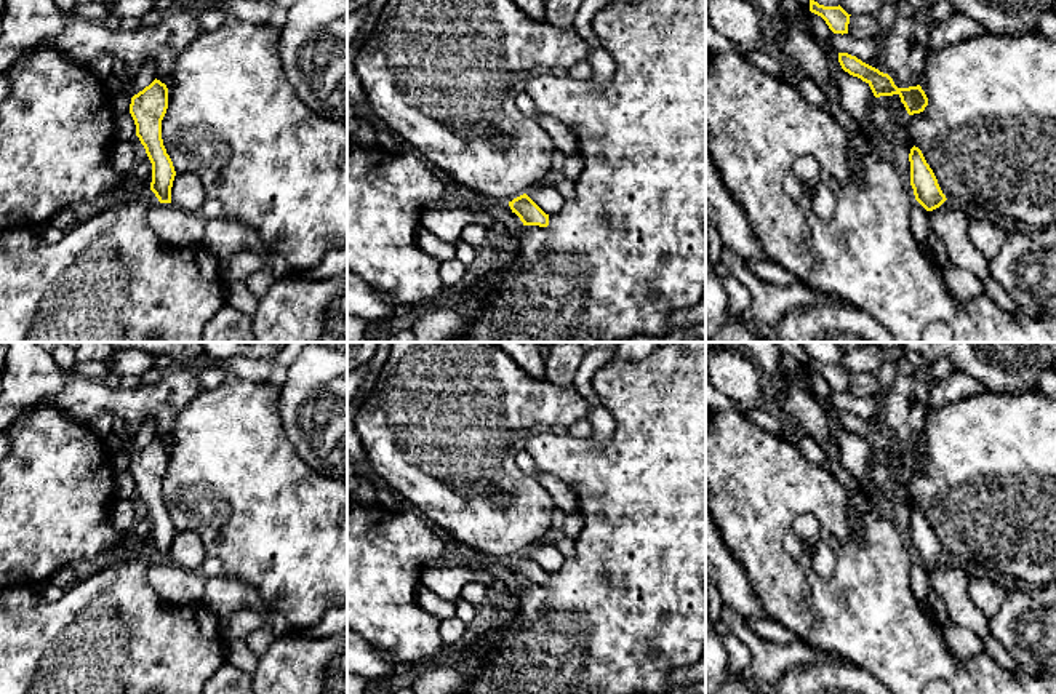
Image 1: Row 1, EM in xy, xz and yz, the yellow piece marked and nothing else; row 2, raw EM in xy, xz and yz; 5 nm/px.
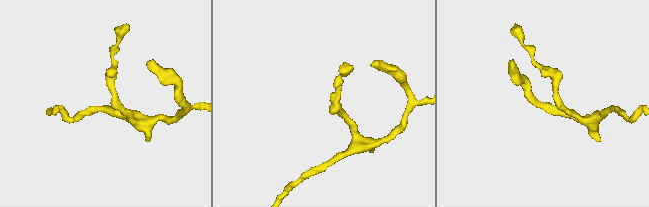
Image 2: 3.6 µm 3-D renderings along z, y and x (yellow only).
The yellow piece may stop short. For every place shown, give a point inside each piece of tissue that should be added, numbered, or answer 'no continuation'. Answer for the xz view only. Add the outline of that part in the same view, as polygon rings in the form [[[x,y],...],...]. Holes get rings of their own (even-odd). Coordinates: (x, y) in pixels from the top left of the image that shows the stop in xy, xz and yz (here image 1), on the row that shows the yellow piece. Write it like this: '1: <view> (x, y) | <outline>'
no continuation

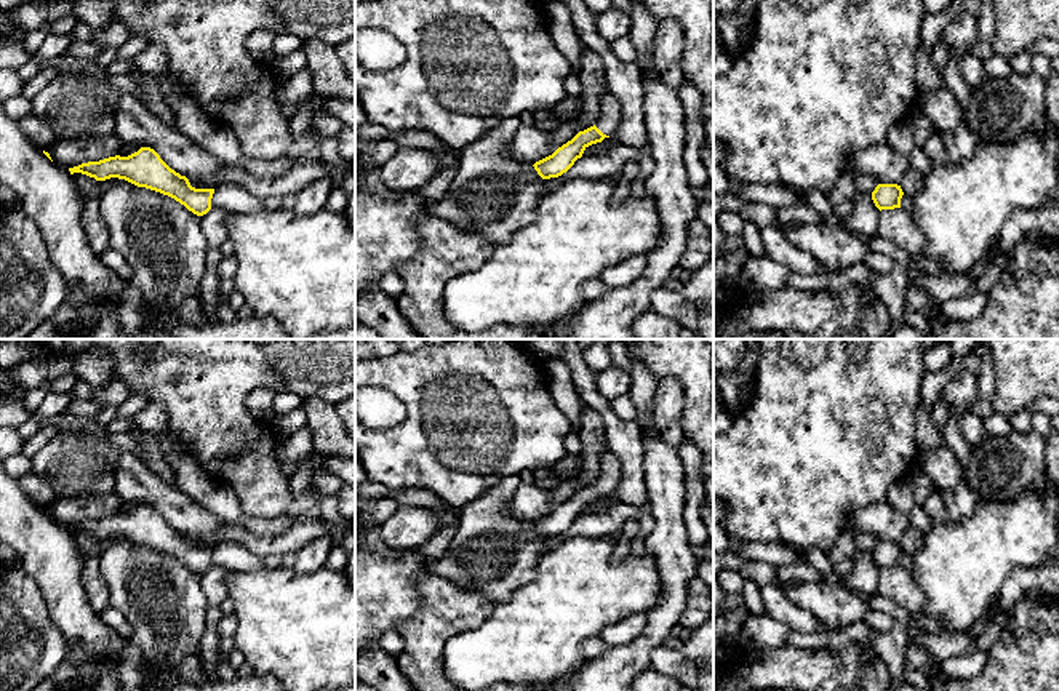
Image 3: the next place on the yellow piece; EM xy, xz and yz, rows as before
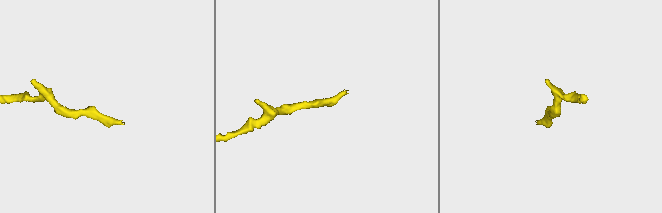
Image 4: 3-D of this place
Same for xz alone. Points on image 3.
1: xz (610, 107) | [[[605,91],[600,98],[600,117],[595,126],[606,136],[611,136],[621,122],[621,102],[619,99]]]

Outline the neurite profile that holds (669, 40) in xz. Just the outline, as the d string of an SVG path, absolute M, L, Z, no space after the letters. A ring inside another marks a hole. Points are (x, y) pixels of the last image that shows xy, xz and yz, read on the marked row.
M675 19L662 21L654 35L654 67L659 74L680 62L683 45L685 35L681 26Z

